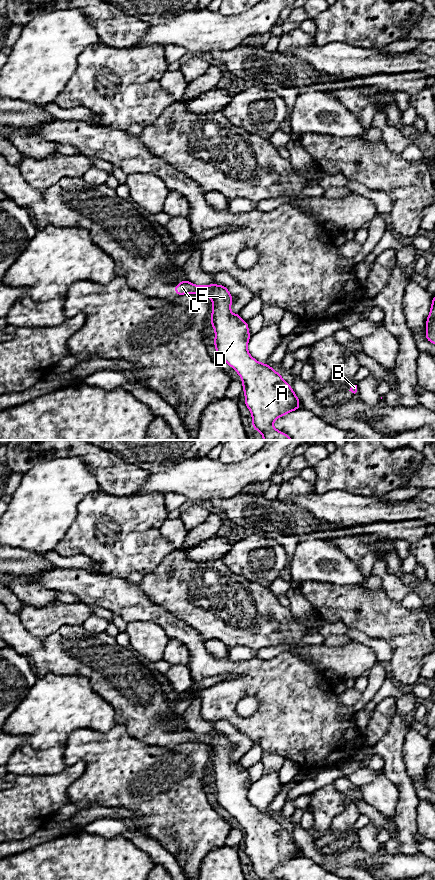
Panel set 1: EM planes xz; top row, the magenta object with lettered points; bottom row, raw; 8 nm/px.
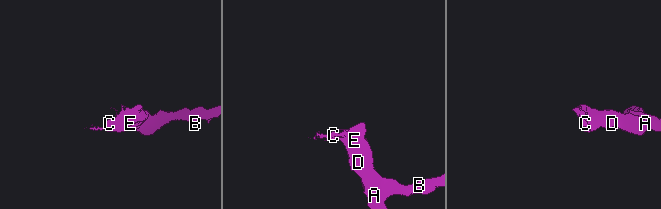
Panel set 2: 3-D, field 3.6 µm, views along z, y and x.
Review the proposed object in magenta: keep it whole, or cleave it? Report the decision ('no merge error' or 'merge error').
no merge error

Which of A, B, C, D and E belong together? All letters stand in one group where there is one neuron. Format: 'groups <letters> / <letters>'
groups A B C D E

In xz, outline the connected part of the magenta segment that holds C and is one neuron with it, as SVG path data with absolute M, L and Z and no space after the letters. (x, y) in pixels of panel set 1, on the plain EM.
M182 728L174 736L177 743L198 742L210 745L213 752L211 761L211 773L215 779L215 793L217 804L231 814L241 825L245 842L245 853L251 860L252 875L259 880L281 880L274 876L273 870L294 858L300 857L300 847L295 843L293 836L283 828L271 814L258 810L248 801L249 770L244 770L240 761L231 761L232 743L228 737L219 732L199 734Z

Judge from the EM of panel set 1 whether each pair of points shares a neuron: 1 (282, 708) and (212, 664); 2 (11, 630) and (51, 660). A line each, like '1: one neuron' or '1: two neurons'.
1: one neuron
2: one neuron

